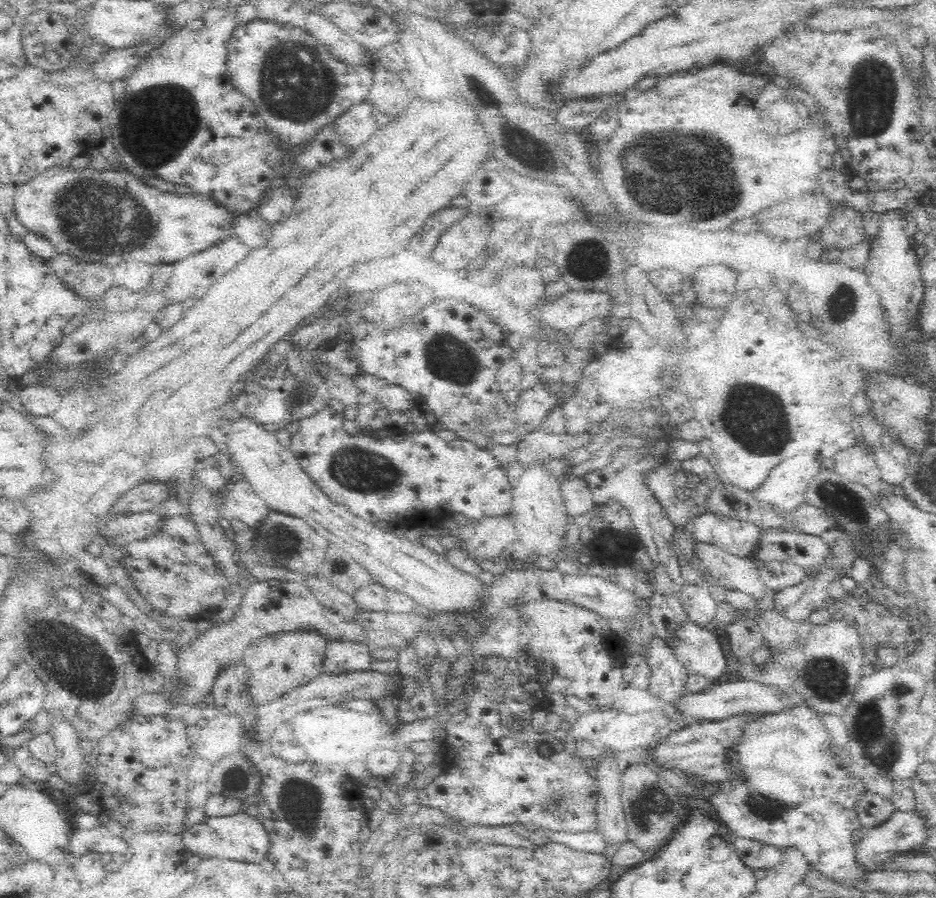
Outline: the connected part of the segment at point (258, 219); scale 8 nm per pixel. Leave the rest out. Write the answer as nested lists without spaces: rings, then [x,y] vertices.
[[[255,208],[249,209],[244,216],[240,216],[240,222],[236,222],[234,239],[242,241],[251,249],[264,248],[272,240],[272,226]]]

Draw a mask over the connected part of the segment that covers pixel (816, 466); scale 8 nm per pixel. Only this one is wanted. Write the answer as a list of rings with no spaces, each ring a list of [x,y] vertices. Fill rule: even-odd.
[[[808,458],[789,459],[773,470],[764,486],[752,493],[761,502],[796,512],[805,503],[805,486],[814,481],[814,475],[821,468],[822,465]]]

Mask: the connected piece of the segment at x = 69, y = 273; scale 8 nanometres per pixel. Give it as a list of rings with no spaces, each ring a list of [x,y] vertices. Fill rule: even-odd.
[[[54,256],[51,267],[61,286],[83,300],[94,301],[116,288],[113,269],[103,265],[84,265],[66,257]]]

